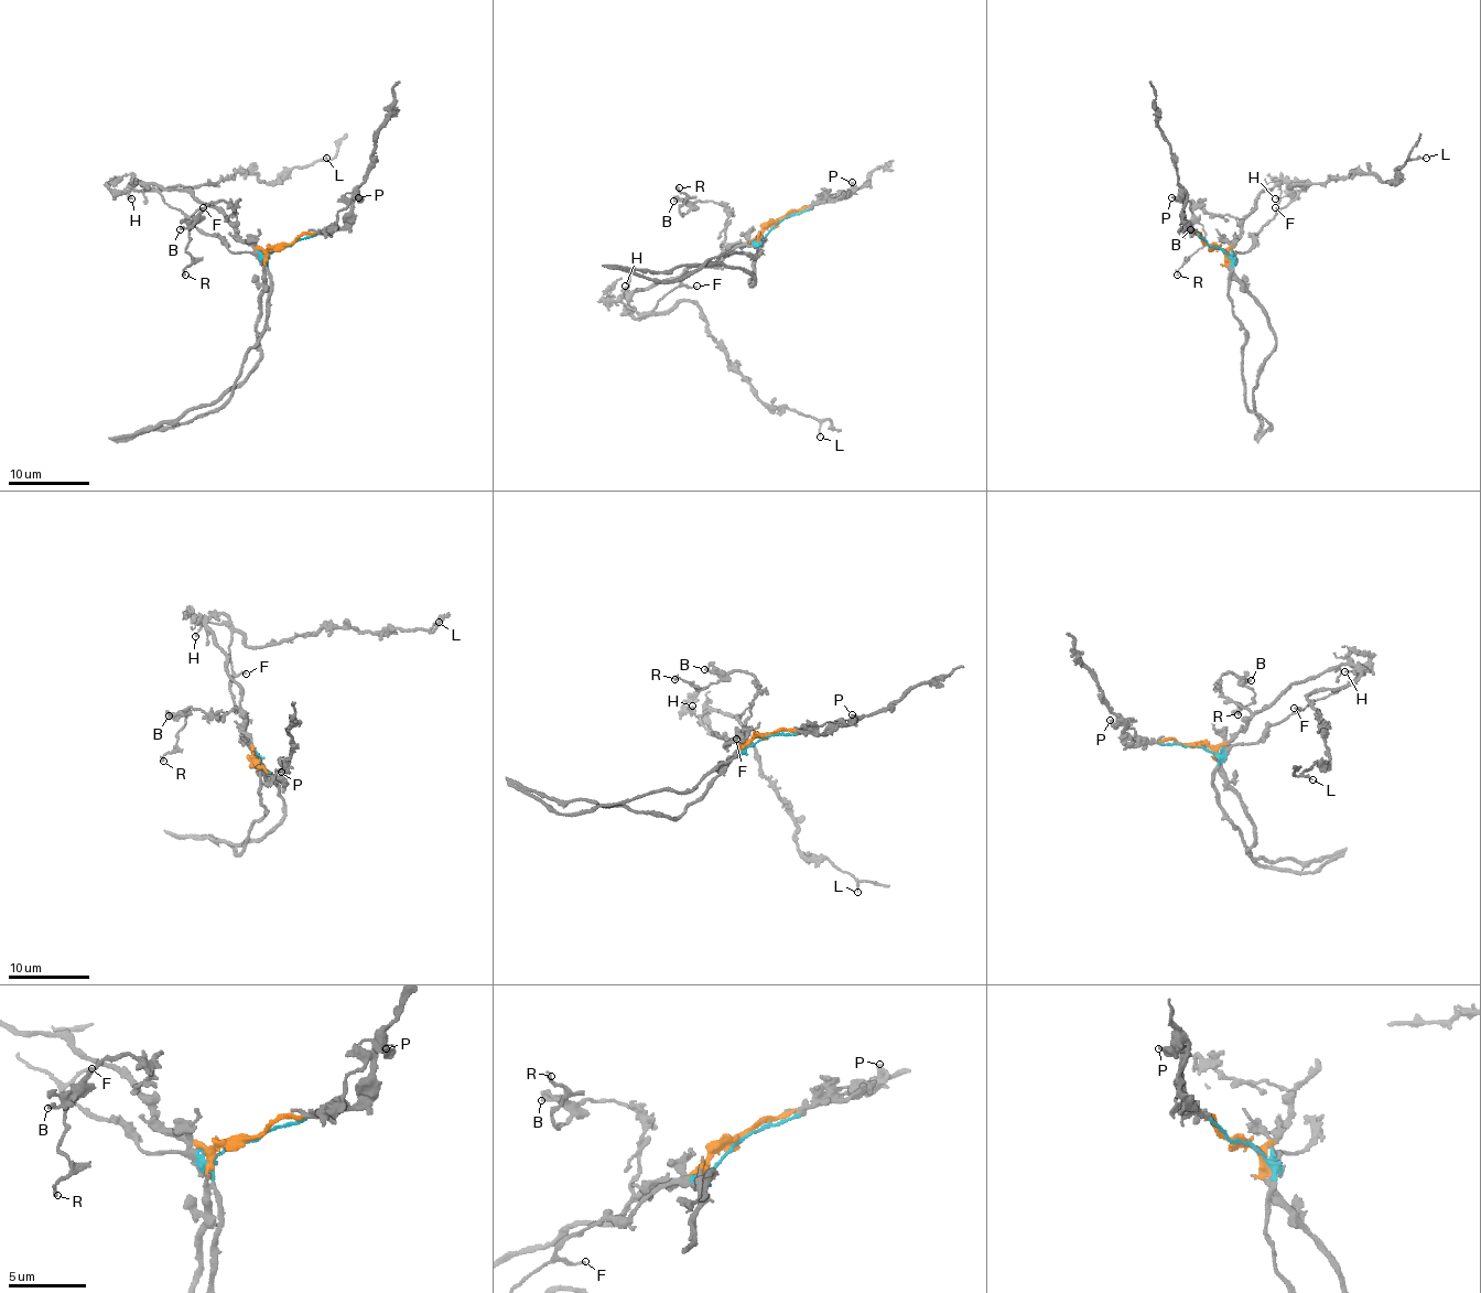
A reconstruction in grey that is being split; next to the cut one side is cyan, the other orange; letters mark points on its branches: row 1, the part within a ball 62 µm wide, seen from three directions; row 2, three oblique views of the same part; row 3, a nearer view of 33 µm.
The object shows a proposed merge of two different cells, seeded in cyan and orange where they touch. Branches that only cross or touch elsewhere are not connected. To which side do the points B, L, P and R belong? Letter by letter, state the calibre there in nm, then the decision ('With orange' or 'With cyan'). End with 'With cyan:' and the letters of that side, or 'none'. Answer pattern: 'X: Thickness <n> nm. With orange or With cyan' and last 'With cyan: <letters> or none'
B: Thickness 240 nm. With orange
L: Thickness 150 nm. With orange
P: Thickness 300 nm. With cyan
R: Thickness 200 nm. With orange
With cyan: P

